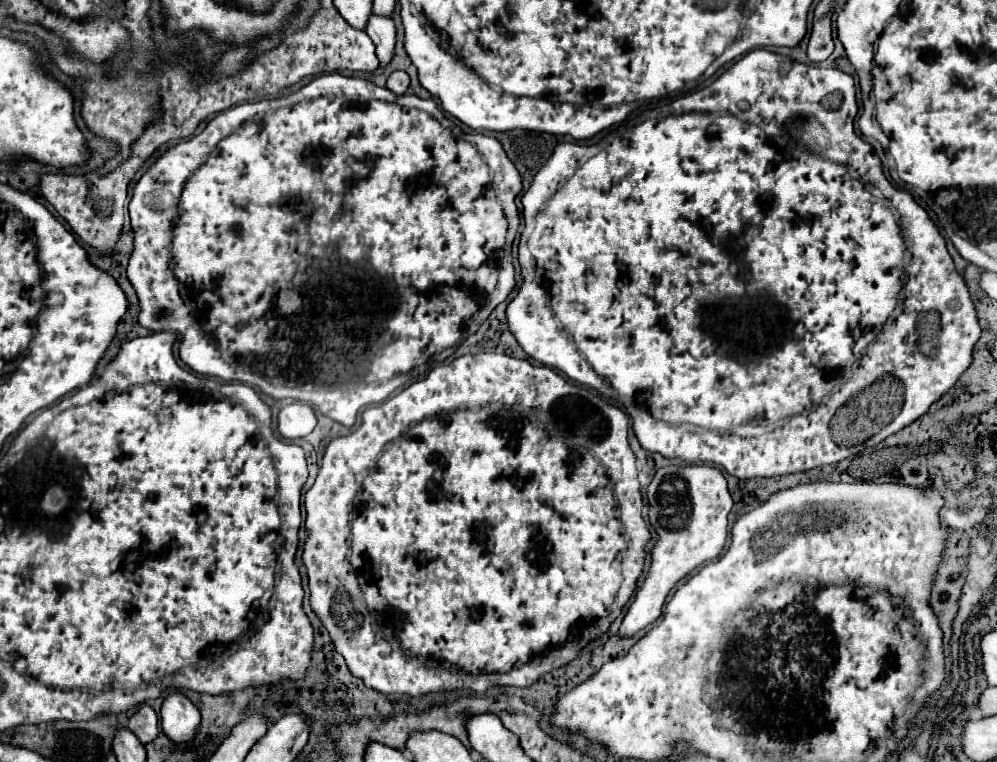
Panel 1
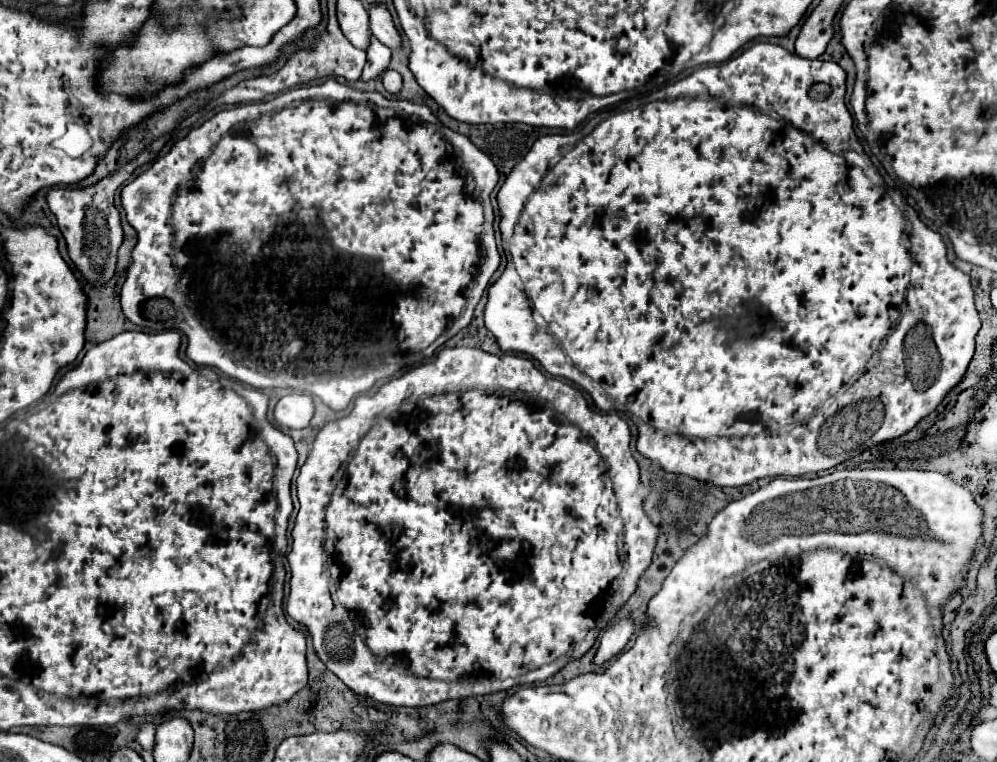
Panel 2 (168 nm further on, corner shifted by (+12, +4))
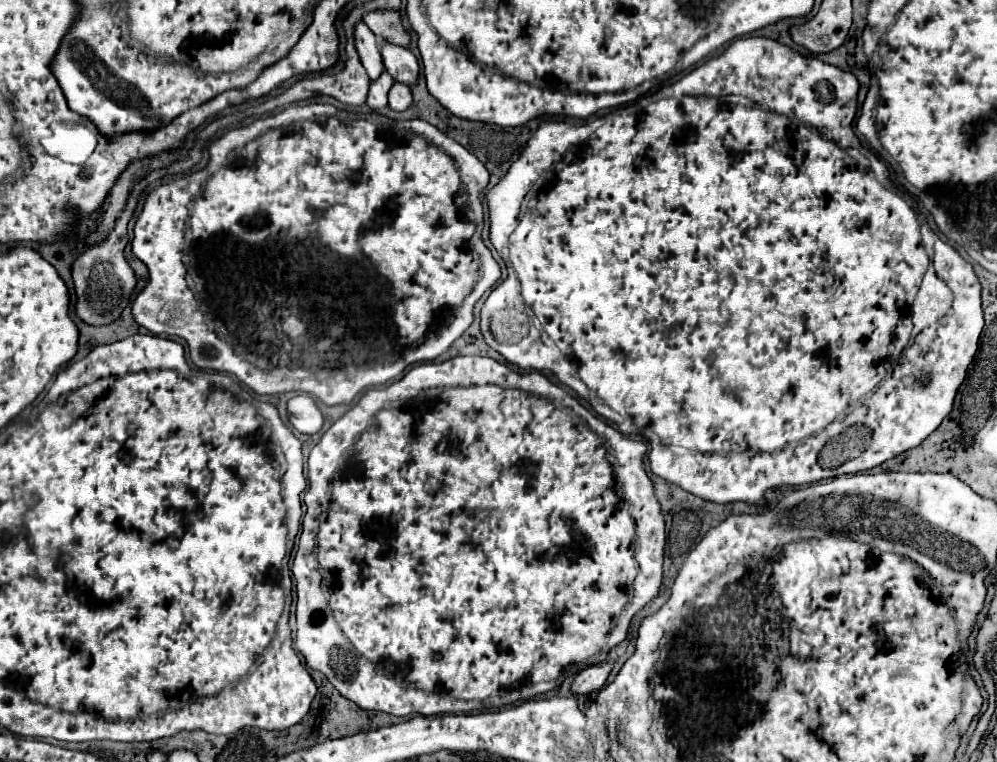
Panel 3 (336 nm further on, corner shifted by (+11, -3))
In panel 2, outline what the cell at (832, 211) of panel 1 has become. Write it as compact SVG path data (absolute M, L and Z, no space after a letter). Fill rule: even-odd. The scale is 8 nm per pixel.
M757 42L757 44L753 44L753 46L751 46L751 48L747 48L747 50L743 50L743 52L741 52L741 54L739 54L739 56L735 56L735 58L731 58L731 60L727 60L727 62L723 62L723 64L719 64L719 66L705 66L705 68L699 68L699 70L695 70L695 72L693 72L693 74L691 74L691 76L687 76L687 78L685 78L685 80L681 80L681 82L677 82L677 84L673 84L673 86L667 86L667 87L663 87L663 88L661 88L661 89L660 89L660 90L658 90L658 91L655 91L655 92L653 92L653 93L651 93L651 94L650 94L650 95L648 95L648 96L645 96L645 97L644 97L644 98L643 98L643 102L642 102L642 98L633 98L633 99L630 99L630 100L628 100L628 101L627 101L627 103L630 103L630 104L629 104L629 105L630 105L630 106L629 106L629 107L627 107L627 108L626 108L626 109L621 109L621 112L619 112L619 111L617 111L617 109L616 109L616 110L615 110L615 111L612 111L612 112L611 112L611 116L610 116L610 115L609 115L609 118L605 118L605 120L603 120L603 122L599 122L599 124L597 124L597 126L595 126L595 128L593 128L593 132L591 132L591 134L589 134L589 136L585 136L585 138L584 138L584 139L583 139L583 140L581 140L581 134L579 134L579 132L573 132L573 134L551 134L551 136L541 136L541 138L537 138L537 142L535 142L535 144L533 144L533 148L531 148L531 150L529 150L529 154L527 154L527 156L525 156L525 158L523 158L523 160L521 160L521 162L519 162L519 164L517 164L517 166L515 166L515 168L513 168L513 172L511 172L511 174L509 174L509 176L507 176L507 180L505 180L505 184L503 184L503 186L501 186L501 190L499 190L499 194L497 194L497 200L499 200L499 210L501 210L501 216L503 216L503 218L501 218L501 224L499 224L499 228L501 228L501 236L502 236L502 239L503 239L503 240L502 240L502 246L503 246L503 248L504 248L504 250L505 250L505 254L506 254L506 257L507 257L507 266L506 266L506 268L505 268L505 270L504 270L504 272L503 272L503 274L502 274L502 275L501 275L501 276L500 276L500 278L499 278L499 279L498 279L498 280L497 280L497 281L496 281L496 282L495 282L495 283L494 283L494 284L493 284L493 285L491 285L491 286L490 286L490 288L489 288L489 290L488 290L488 301L487 301L487 306L485 306L485 310L484 310L484 323L485 323L485 326L487 326L487 330L489 330L489 332L491 332L491 334L493 334L493 336L495 336L495 338L497 338L497 342L499 342L499 346L501 346L501 350L511 350L511 352L521 352L521 354L527 354L527 356L531 356L531 358L533 358L533 360L537 360L537 362L539 362L539 364L541 364L541 366L543 366L543 368L545 368L545 370L547 370L547 372L549 372L549 374L551 374L551 376L559 376L559 378L567 378L567 380L571 380L571 382L573 382L573 384L577 384L577 386L581 386L581 388L583 388L583 390L587 390L587 392L589 392L589 396L591 396L591 398L593 398L593 404L595 404L595 406L597 406L597 408L599 408L599 410L600 410L600 411L602 411L602 412L610 412L610 411L612 411L612 410L615 410L615 411L617 411L617 412L623 412L623 413L625 413L625 415L626 415L626 416L627 416L627 417L628 417L628 418L637 418L637 420L639 420L639 422L641 422L641 426L639 426L639 428L637 428L637 432L639 432L639 434L637 434L637 450L639 450L639 452L641 452L641 454L643 454L643 456L645 456L645 458L649 458L649 460L653 460L653 462L655 462L655 464L659 464L659 466L661 466L661 468L665 468L665 470L667 470L667 472L673 472L673 474L687 474L687 476L693 476L693 478L697 478L697 480L703 480L703 482L713 482L713 484L717 484L717 486L743 486L743 484L751 484L751 482L753 482L753 480L757 480L757 478L765 478L765 476L803 476L803 474L813 474L813 472L819 472L819 470L827 470L827 468L833 468L833 466L835 466L835 464L839 464L839 462L843 462L843 460L847 460L847 458L851 458L851 456L853 456L853 454L857 454L857 452L861 452L861 450L865 450L865 448L869 448L869 446L873 446L873 444L881 444L881 442L887 442L887 440L895 440L895 438L899 438L899 436L903 436L903 434L905 434L905 432L909 432L909 430L911 430L911 428L913 428L913 426L915 426L915 424L917 424L917 422L919 422L919 420L921 420L921 418L925 418L925 416L927 416L927 414L929 414L929 412L933 412L933 410L935 410L935 408L937 408L937 404L939 404L939 402L941 402L941 400L943 400L943 398L945 398L945 394L947 394L947 392L949 392L949 390L951 390L951 388L953 388L953 386L955 386L955 384L957 384L957 382L959 382L959 380L961 380L961 376L963 376L963 374L965 374L965 370L967 370L967 364L969 364L969 362L971 362L971 359L972 359L972 358L973 358L973 352L975 352L975 334L977 334L977 332L979 332L979 328L981 328L981 322L979 322L979 314L977 314L977 309L976 309L976 306L975 306L975 299L974 299L974 291L973 291L973 288L971 288L971 284L969 284L969 276L967 276L967 274L963 274L963 272L961 272L961 270L957 270L957 268L955 268L955 266L951 266L951 264L949 264L949 262L947 262L947 258L945 258L945 244L943 244L943 238L941 238L941 236L939 236L939 234L937 234L937 232L933 232L933 230L931 230L931 228L927 228L927 226L925 226L925 224L923 224L923 222L921 222L921 219L920 219L920 217L919 217L919 214L918 214L918 213L917 213L917 212L916 212L916 211L915 211L915 209L914 209L914 208L912 208L912 207L911 207L911 206L910 206L910 205L909 205L909 204L908 204L908 203L907 203L907 201L906 201L906 198L905 198L905 197L904 197L904 196L903 196L903 195L902 195L902 193L900 193L900 192L901 192L901 191L900 191L900 190L898 190L898 189L896 189L896 188L891 188L891 187L888 187L888 186L886 186L886 185L885 185L885 183L884 183L884 180L883 180L883 181L882 181L882 178L881 178L881 179L880 179L880 180L879 180L879 181L878 181L878 178L879 178L879 175L878 175L878 176L872 176L872 174L879 174L879 172L878 172L878 171L877 171L877 169L876 169L876 168L875 168L875 167L874 167L874 166L873 166L873 164L872 164L872 162L871 162L871 161L870 161L870 160L869 160L869 157L868 157L868 156L867 156L867 155L866 155L866 154L865 154L865 152L863 152L863 151L864 151L864 150L863 150L863 148L862 148L862 145L861 145L861 143L860 143L860 141L859 141L859 140L858 140L858 138L855 138L855 132L853 132L853 118L851 118L851 114L849 114L849 110L847 110L847 106L845 106L845 70L843 70L843 68L841 68L841 66L839 66L839 64L835 64L835 62L821 62L821 60L805 60L805 58L801 58L801 56L797 56L797 54L791 54L791 52L787 52L787 50L785 50L785 48L781 48L781 46L775 46L775 44L767 44L767 42ZM623 128L625 128L625 130L631 130L631 140L627 140L627 138L619 138L619 130L623 130ZM510 241L511 241L511 242L513 242L513 263L508 263L508 261L510 261L510 258L511 258L511 254L510 254L510 252L509 252L509 246L510 246ZM909 248L911 248L911 255L912 255L912 261L913 261L913 266L912 266L912 268L911 268L911 272L910 272L910 276L911 276L911 279L912 279L912 284L911 284L911 286L909 286L909 287L908 287L908 294L907 294L907 298L905 298L905 300L906 300L906 303L907 303L907 310L906 310L906 311L905 311L905 312L904 312L904 313L903 313L903 314L902 314L902 315L901 315L901 317L900 317L900 320L899 320L899 324L897 324L897 326L893 326L893 324L895 324L895 320L897 320L897 318L899 318L899 312L897 312L897 310L899 310L899 304L901 304L901 302L903 302L903 296L905 296L905 288L907 288L907 280L909 280L909 276L907 276L907 274L909 274L909 260L911 260L911 256L909 256ZM919 322L921 322L921 324L925 324L925 326L927 326L927 332L929 332L929 334L931 334L931 340L933 340L933 344L935 344L935 350L937 350L937 354L939 354L939 358L941 358L941 364L939 364L939 376L937 376L937 354L935 354L935 352L931 352L931 354L929 354L929 352L927 352L927 364L923 364L923 360L921 360L921 362L917 362L917 364L915 364L915 366L913 366L913 368L911 368L911 370L909 370L909 374L907 374L907 368L905 368L905 356L907 356L907 350L905 350L905 336L907 336L907 332L911 332L911 330L913 330L913 328L915 328L915 326L917 326L917 324L919 324ZM873 354L875 354L875 364L873 364L873 368L871 368L871 370L861 370L861 374L859 374L859 376L857 376L857 378L853 378L853 381L852 381L852 379L851 379L851 380L850 380L850 381L848 381L848 382L847 382L847 380L849 380L849 378L851 378L851 376L853 376L853 374L855 374L855 372L857 372L857 370L859 370L859 368L863 368L863 366L865 366L865 364L867 364L867 360L869 360L869 358L871 358L871 356L873 356ZM685 440L715 440L715 442L705 442L705 444L693 444L693 442L685 442Z

